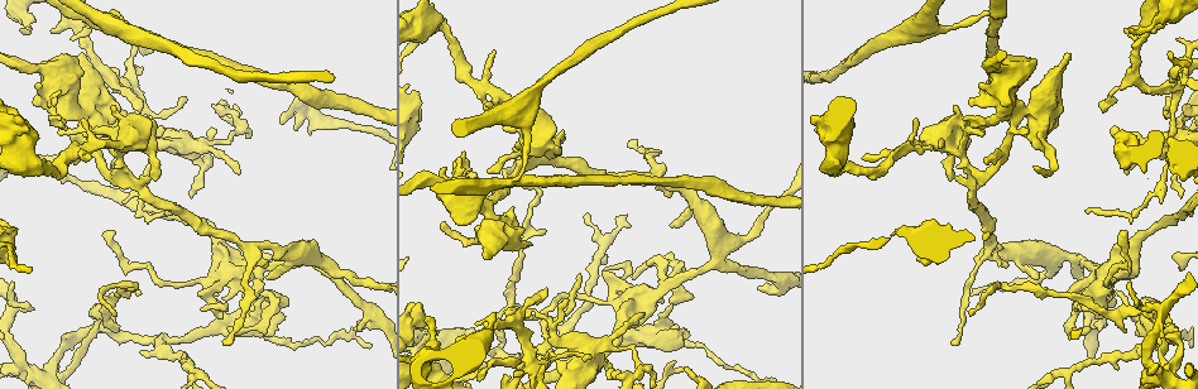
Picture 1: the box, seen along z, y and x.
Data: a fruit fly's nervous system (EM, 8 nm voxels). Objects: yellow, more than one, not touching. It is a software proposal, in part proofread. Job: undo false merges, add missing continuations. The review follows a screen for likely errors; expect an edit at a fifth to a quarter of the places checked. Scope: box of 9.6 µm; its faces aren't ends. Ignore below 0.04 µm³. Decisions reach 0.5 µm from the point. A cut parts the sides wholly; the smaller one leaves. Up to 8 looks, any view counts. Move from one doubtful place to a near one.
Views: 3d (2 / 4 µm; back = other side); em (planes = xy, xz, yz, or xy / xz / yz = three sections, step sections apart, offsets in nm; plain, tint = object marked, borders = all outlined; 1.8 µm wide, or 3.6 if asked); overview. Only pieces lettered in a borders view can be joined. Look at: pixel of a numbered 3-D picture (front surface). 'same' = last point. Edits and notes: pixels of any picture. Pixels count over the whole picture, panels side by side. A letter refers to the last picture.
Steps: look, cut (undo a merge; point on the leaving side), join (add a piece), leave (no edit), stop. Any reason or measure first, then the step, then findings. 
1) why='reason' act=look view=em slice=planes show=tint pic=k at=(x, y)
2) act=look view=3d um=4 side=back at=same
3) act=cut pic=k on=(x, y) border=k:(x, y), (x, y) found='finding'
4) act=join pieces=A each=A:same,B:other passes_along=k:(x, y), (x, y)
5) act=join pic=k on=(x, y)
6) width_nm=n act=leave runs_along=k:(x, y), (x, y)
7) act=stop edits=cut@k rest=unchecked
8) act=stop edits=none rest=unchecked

why='branch stops here' act=look view=3d um=2 side=back pic=1 at=(52, 32)

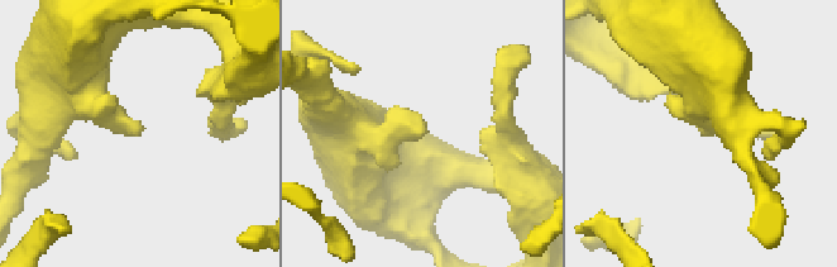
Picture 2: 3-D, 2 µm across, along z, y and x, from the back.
act=look view=em slice=xy step=8 show=borders pic=2 at=(701, 135)

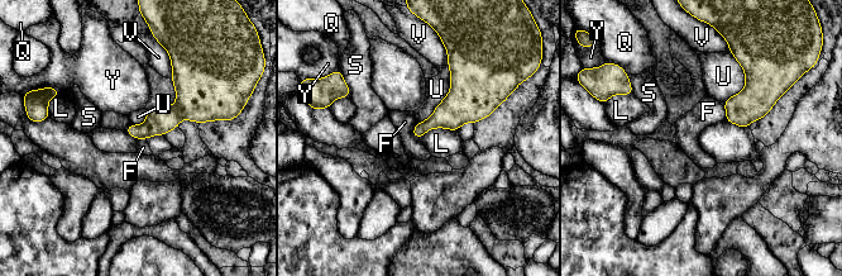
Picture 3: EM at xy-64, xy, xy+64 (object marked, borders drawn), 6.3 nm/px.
why='another direction' act=look view=em slice=planes show=borders at=same

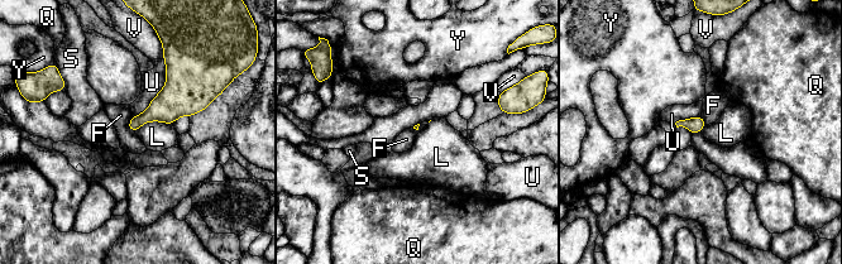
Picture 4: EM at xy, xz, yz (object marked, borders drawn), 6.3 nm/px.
act=leave each=F:other,L:other,Q:other,S:other,U:other,V:other,Y:other border=4:(134, 115), (128, 124), (133, 133) found='no lettered piece goes on from it'

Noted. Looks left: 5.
why='three-way junction' act=look view=em slice=xz step=4 show=borders pic=1 at=(132, 87)

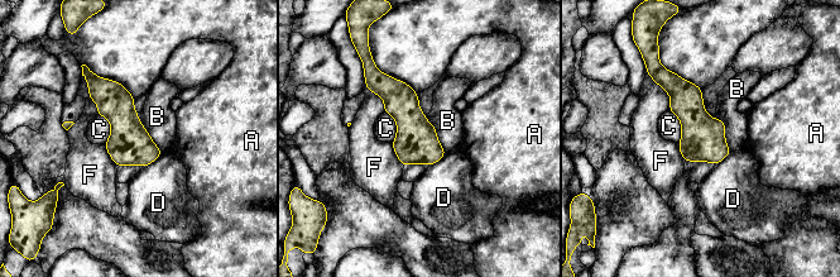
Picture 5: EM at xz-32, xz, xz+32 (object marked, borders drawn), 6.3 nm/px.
width_nm=280 act=leave each=A:other,B:other,C:other,D:other,F:other found='one neuron here'

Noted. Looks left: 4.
why='branch point' act=look view=em slice=xy step=8 show=borders pic=1 at=(247, 248)

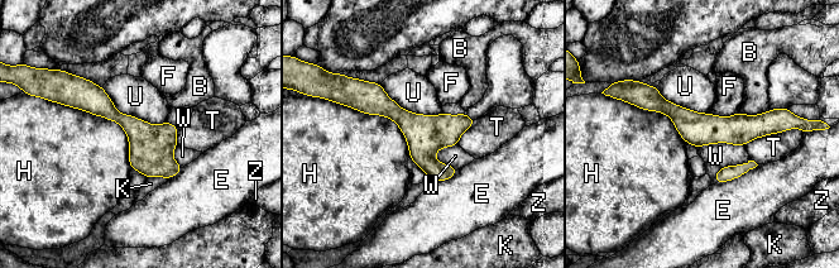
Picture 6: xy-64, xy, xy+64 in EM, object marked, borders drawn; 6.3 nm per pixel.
width_nm=220 act=leave each=B:other,E:other,F:other,H:other,K:other,T:other,U:other,W:other,Z:other border=6:(434, 153), (439, 161), (456, 170) found='all the same neuron'

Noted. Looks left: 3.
act=stop edits=none rest=unchecked

